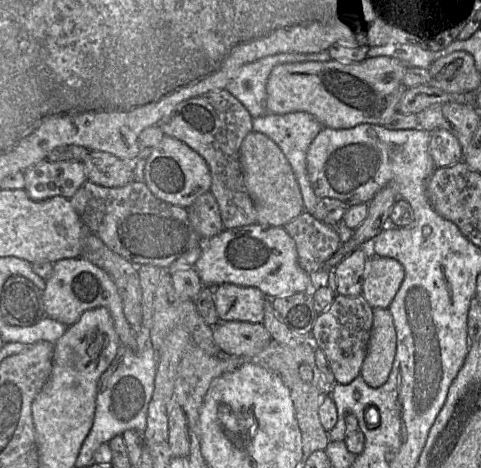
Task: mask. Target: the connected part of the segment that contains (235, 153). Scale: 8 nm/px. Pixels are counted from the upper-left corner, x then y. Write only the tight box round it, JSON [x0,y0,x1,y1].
[159,89,257,229]

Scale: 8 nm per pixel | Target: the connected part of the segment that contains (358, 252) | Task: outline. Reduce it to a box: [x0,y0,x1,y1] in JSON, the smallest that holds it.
[335,248,368,296]

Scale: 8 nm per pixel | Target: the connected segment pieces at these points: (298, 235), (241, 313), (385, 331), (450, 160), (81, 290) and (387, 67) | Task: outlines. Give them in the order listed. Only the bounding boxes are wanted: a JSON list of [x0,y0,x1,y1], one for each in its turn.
[[283,211,342,274],[213,283,267,322],[360,308,396,388],[429,129,463,168],[43,257,137,349],[266,56,408,129]]

